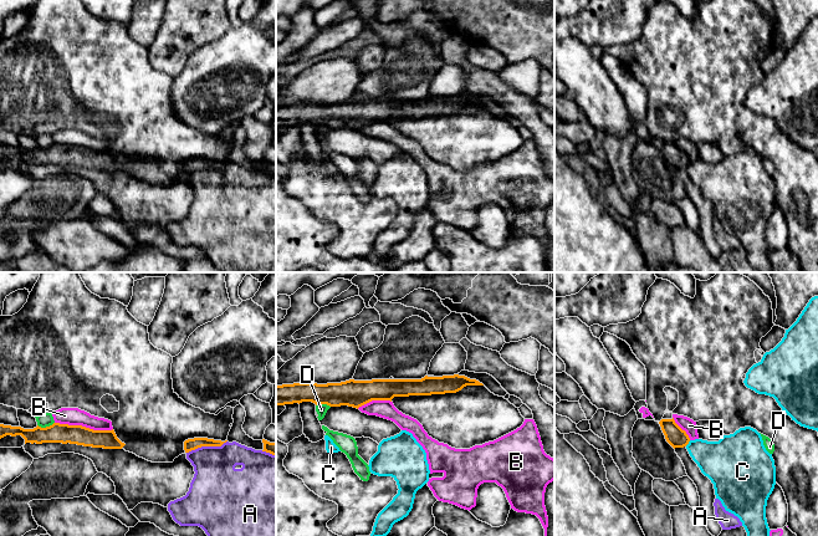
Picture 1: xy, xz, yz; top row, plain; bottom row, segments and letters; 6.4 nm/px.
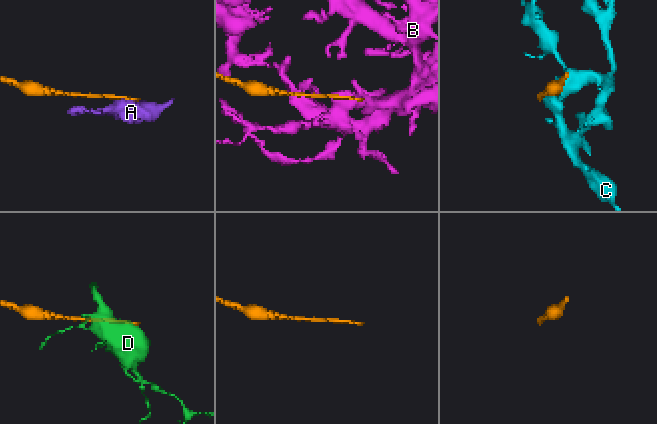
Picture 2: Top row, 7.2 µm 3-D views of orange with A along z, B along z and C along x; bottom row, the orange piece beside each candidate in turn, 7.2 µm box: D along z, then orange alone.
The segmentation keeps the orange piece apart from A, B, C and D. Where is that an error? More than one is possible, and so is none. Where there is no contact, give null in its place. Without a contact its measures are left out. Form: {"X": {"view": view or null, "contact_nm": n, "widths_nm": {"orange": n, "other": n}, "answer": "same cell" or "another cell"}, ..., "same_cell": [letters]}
{"A": {"view": "xy", "contact_nm": 280, "widths_nm": {"orange": 80, "other": 300}, "answer": "another cell"}, "B": {"view": "xy", "contact_nm": 380, "widths_nm": {"orange": 130, "other": 110}, "answer": "another cell"}, "C": {"view": "yz", "contact_nm": 50, "widths_nm": {"orange": 130, "other": 280}, "answer": "another cell"}, "D": {"view": "xy", "contact_nm": 110, "widths_nm": {"orange": 130, "other": 100}, "answer": "another cell"}, "same_cell": []}

